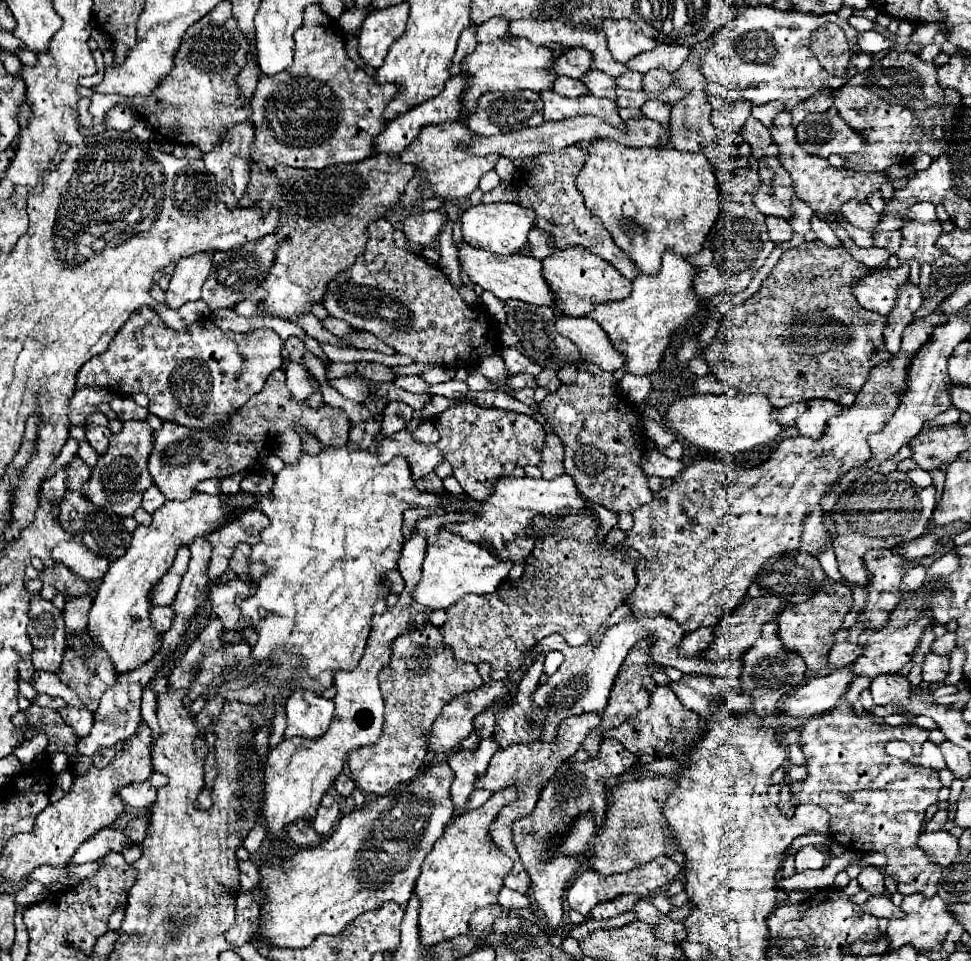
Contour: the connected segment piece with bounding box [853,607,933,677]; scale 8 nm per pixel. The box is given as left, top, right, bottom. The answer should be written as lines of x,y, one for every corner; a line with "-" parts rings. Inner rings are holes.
899,607
893,611
891,623
881,627
879,631
863,631
859,637
859,643
865,647
863,655
853,663
853,673
855,675
867,675
875,677
879,673
897,673
905,663
911,661
915,649
921,643
921,637
927,627
933,625
933,617
929,613
921,613
929,609
917,609
917,611
901,611

